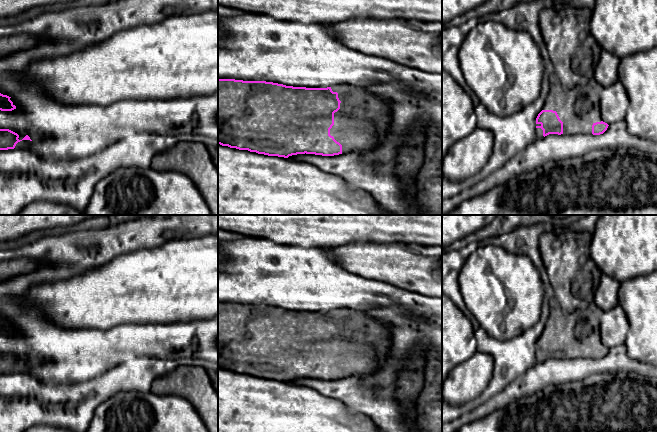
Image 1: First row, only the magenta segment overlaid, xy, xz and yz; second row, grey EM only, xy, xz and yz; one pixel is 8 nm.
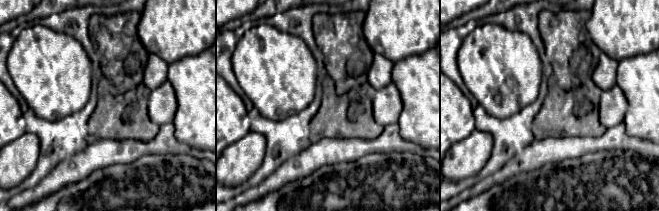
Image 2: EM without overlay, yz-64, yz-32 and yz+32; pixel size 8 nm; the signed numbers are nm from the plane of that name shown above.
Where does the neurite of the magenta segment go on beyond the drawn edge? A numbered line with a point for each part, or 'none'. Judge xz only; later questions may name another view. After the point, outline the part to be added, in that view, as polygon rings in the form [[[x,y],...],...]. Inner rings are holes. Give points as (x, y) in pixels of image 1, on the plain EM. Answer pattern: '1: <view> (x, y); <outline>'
1: xz (363, 339); [[[334,309],[331,313],[338,317],[341,327],[340,333],[334,337],[334,349],[330,353],[330,359],[342,369],[342,377],[377,372],[376,360],[390,358],[391,355],[392,340],[388,325],[360,310]]]

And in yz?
1: yz (578, 332); [[[553,298],[542,334],[557,336],[563,346],[563,358],[592,358],[592,349],[602,345],[599,332],[602,313],[594,301],[572,313],[563,313]]]

